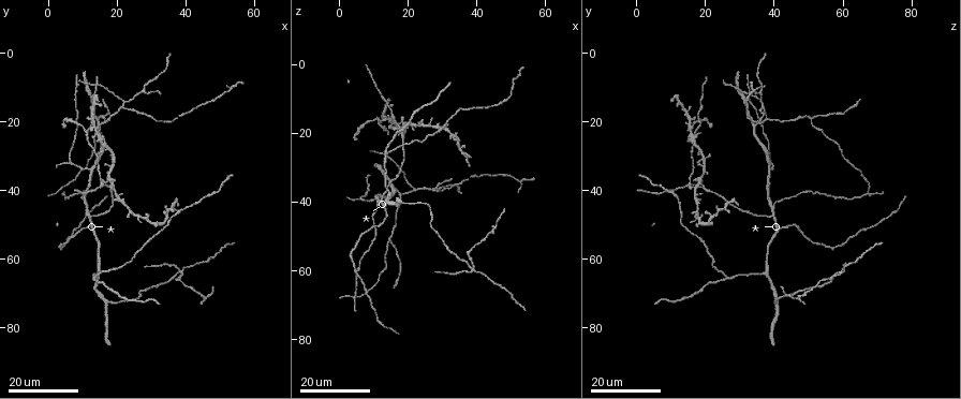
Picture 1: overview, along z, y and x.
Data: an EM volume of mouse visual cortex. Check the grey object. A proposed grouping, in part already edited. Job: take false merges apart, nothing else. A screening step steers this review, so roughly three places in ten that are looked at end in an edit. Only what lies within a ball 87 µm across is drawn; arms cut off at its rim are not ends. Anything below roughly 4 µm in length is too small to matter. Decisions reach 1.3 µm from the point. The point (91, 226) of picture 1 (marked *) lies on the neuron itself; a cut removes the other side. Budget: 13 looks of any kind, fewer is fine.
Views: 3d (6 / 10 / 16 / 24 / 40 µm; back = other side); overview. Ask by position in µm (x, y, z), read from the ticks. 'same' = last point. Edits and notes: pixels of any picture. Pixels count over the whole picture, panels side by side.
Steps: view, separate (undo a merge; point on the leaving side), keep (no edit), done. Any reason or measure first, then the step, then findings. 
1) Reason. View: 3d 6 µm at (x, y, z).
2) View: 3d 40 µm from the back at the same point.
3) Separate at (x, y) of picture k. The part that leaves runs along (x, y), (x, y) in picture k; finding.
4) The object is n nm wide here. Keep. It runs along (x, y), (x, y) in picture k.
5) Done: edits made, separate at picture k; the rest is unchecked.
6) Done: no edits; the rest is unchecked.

Arms part here. View: 3d 16 µm at (14.0, 64.5, 37.5).

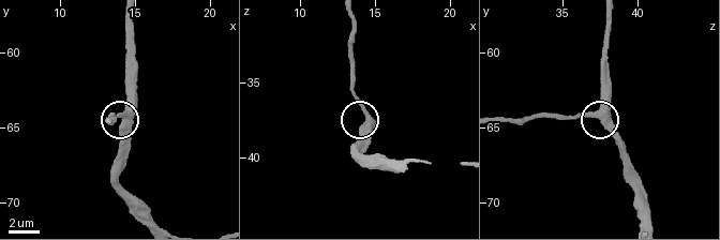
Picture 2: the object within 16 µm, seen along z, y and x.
View: 3d 6 µm at (14.4, 64.4, 37.2).

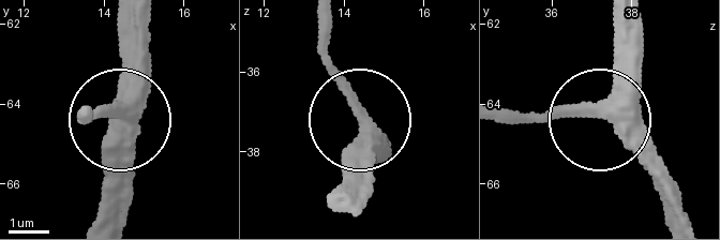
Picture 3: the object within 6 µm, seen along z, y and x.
The object is 410 nm wide here. Keep. It runs along (128, 27), (117, 188) in picture 3; one neuron here.

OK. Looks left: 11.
Two arms in line, one across. View: 3d 24 µm at (11.0, 44.0, 39.0).

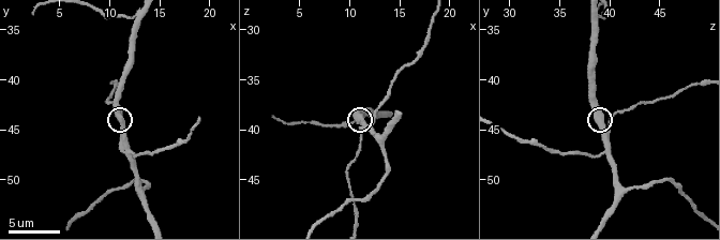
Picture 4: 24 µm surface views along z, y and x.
View: 3d 10 µm at (11.2, 44.4, 39.2).

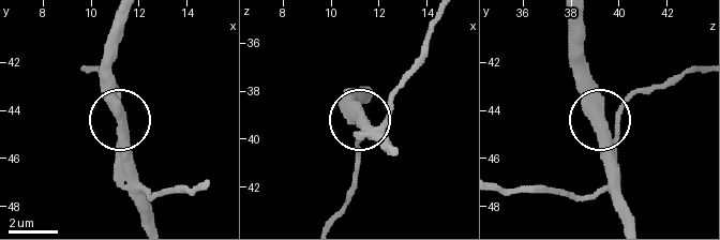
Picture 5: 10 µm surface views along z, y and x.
The side arm is 39 µm long. Keep. All the same neuron.

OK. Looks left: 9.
Three-way junction. View: 3d 16 µm at (12.4, 34.0, 38.4).

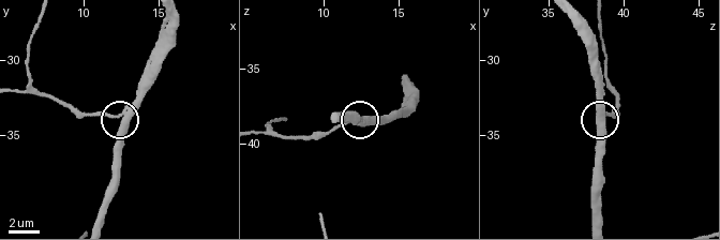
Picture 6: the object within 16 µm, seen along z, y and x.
The side arm is 37 µm long. Keep. All the same neuron.

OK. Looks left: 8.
Three-way junction. View: 3d 16 µm at (16.0, 37.5, 15.5).

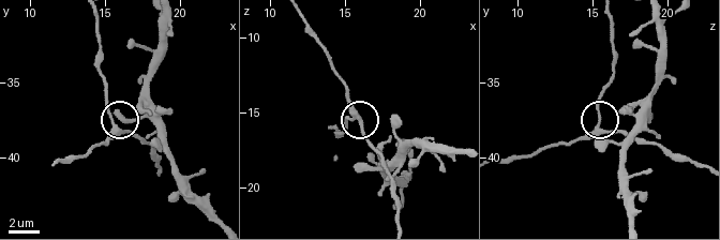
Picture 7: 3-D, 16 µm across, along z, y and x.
View: 3d 10 µm at (15.6, 38.0, 15.4).

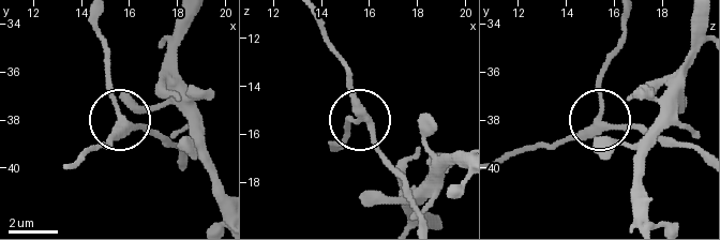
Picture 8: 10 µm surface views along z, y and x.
View: 3d 10 µm from the back at (15.8, 37.8, 15.4).

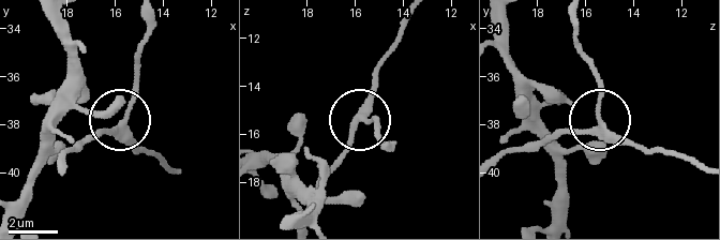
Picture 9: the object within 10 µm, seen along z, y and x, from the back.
The side arm is 27 µm long; 3 arms meet here. Keep. All the same neuron.

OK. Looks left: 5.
Side arm on a straight run. View: 3d 24 µm at (21.5, 15.5, 37.0).

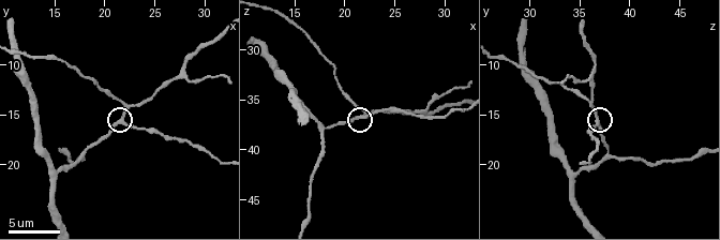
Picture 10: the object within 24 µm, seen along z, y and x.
Zoom in. View: 3d 6 µm at (21.8, 15.6, 36.8).

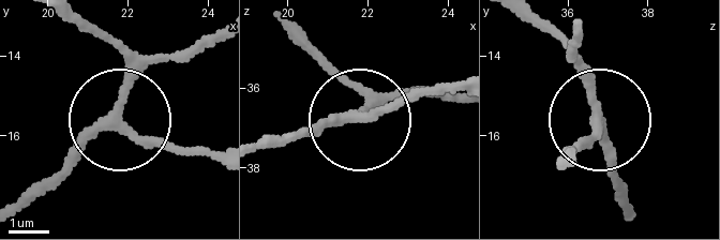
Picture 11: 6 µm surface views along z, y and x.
3 arms meet here. Keep. All the same neuron.

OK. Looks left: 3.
A fork. View: 3d 24 µm at (13.5, 65.0, 26.5).

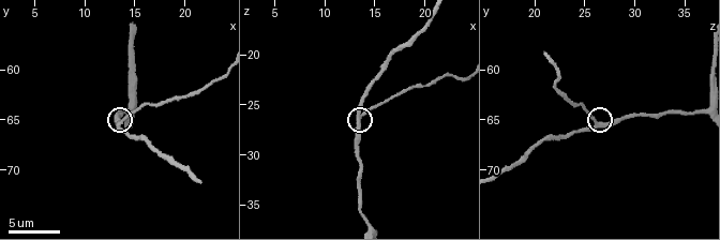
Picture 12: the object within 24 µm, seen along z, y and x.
Closer look. View: 3d 6 µm at the same point.

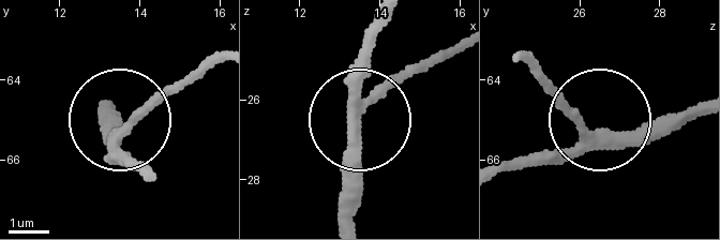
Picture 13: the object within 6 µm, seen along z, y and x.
The side arm is 33 µm long; 3 arms meet here. Keep. All the same neuron.

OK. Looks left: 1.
Done: no edits; the rest is unchecked.

